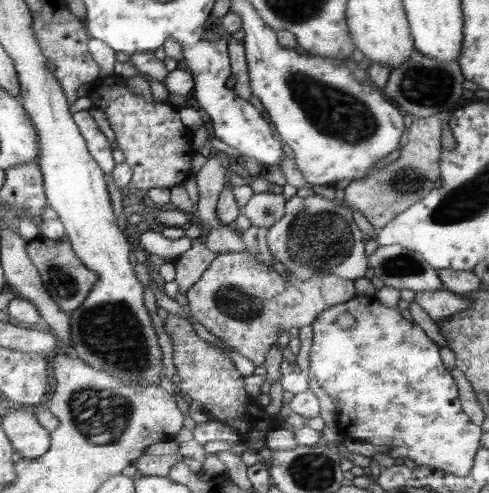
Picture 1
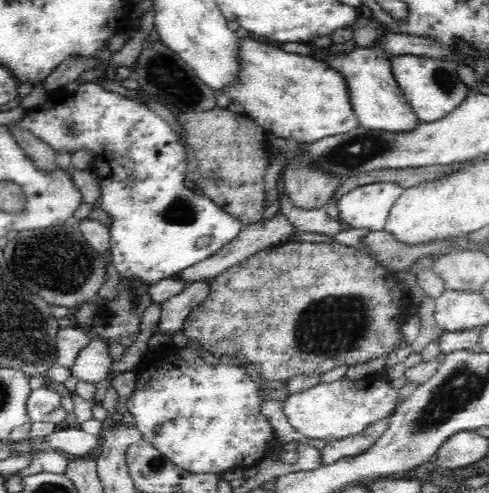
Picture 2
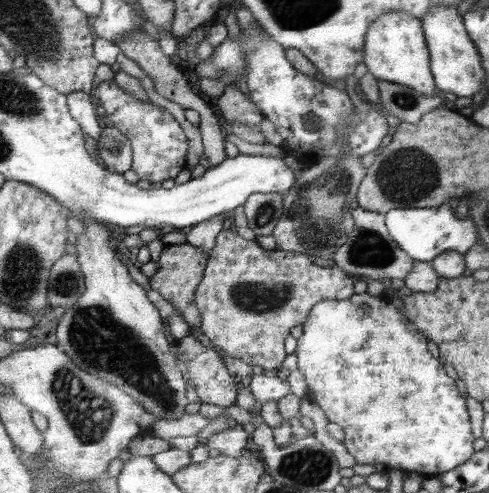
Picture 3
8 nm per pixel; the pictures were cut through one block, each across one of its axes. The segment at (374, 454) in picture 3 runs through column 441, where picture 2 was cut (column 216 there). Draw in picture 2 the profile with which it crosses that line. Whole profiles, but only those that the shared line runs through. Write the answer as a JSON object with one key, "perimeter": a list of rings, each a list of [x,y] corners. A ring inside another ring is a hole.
{"perimeter":[[[176,354],[168,356],[166,368],[166,356],[152,356],[140,366],[136,392],[124,404],[124,410],[132,424],[142,432],[142,440],[150,442],[166,460],[170,460],[180,470],[186,470],[190,474],[220,474],[222,470],[236,466],[252,468],[254,462],[260,462],[272,450],[264,446],[266,438],[270,438],[270,426],[258,412],[260,394],[256,386],[262,386],[262,382],[256,378],[256,372],[252,372],[252,376],[254,382],[244,376],[244,370],[240,370],[240,366],[186,366]]]}

